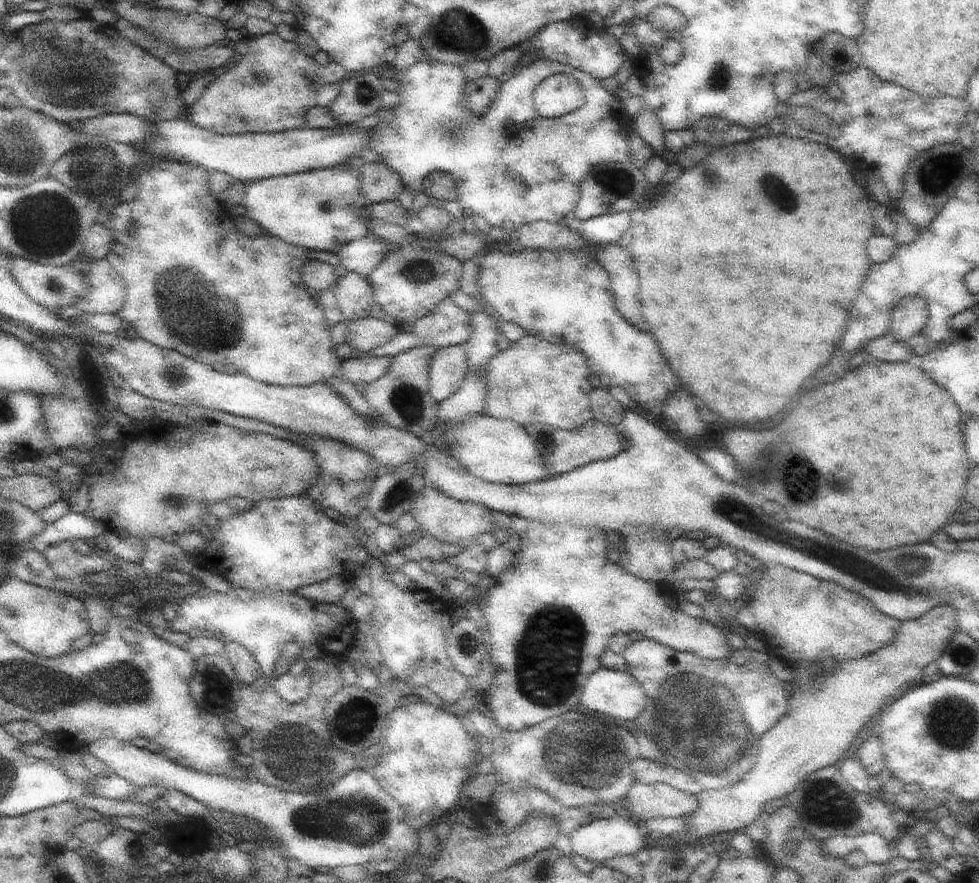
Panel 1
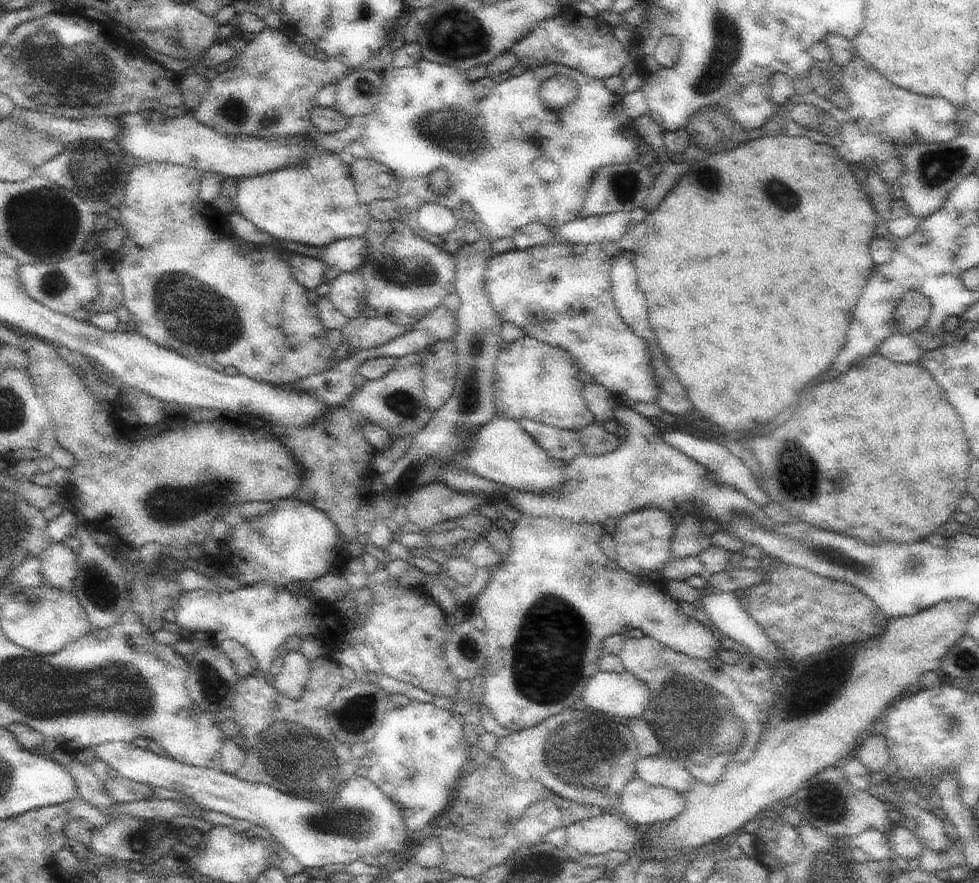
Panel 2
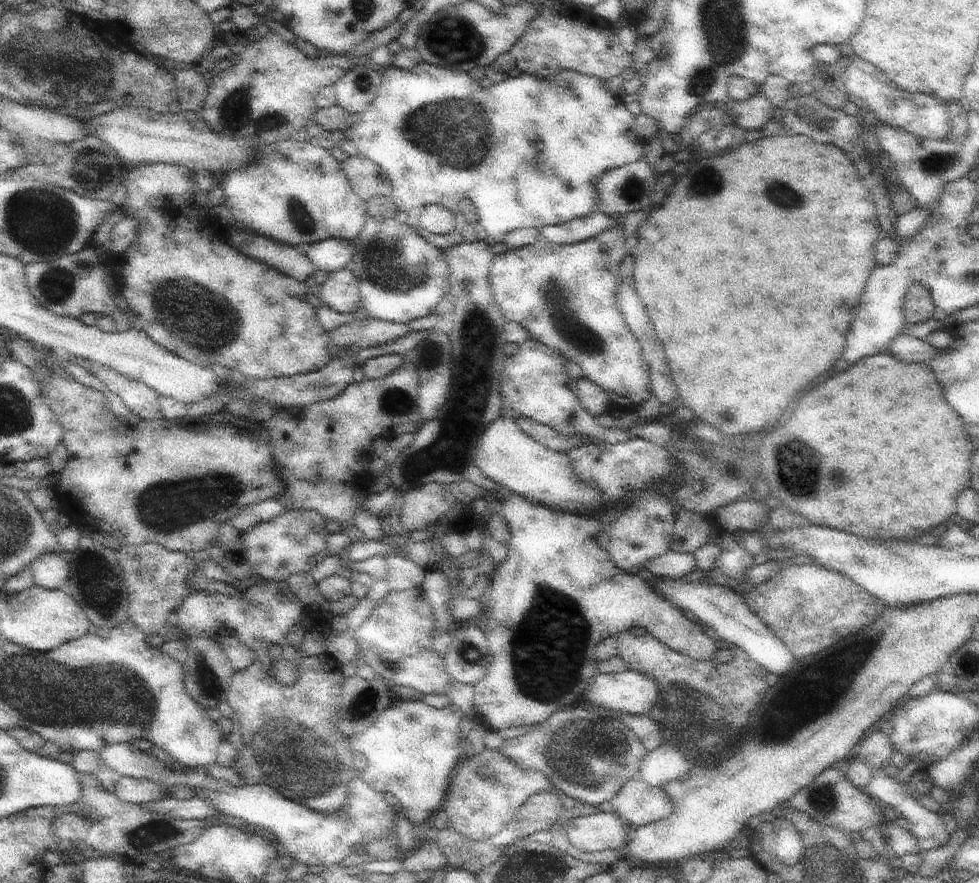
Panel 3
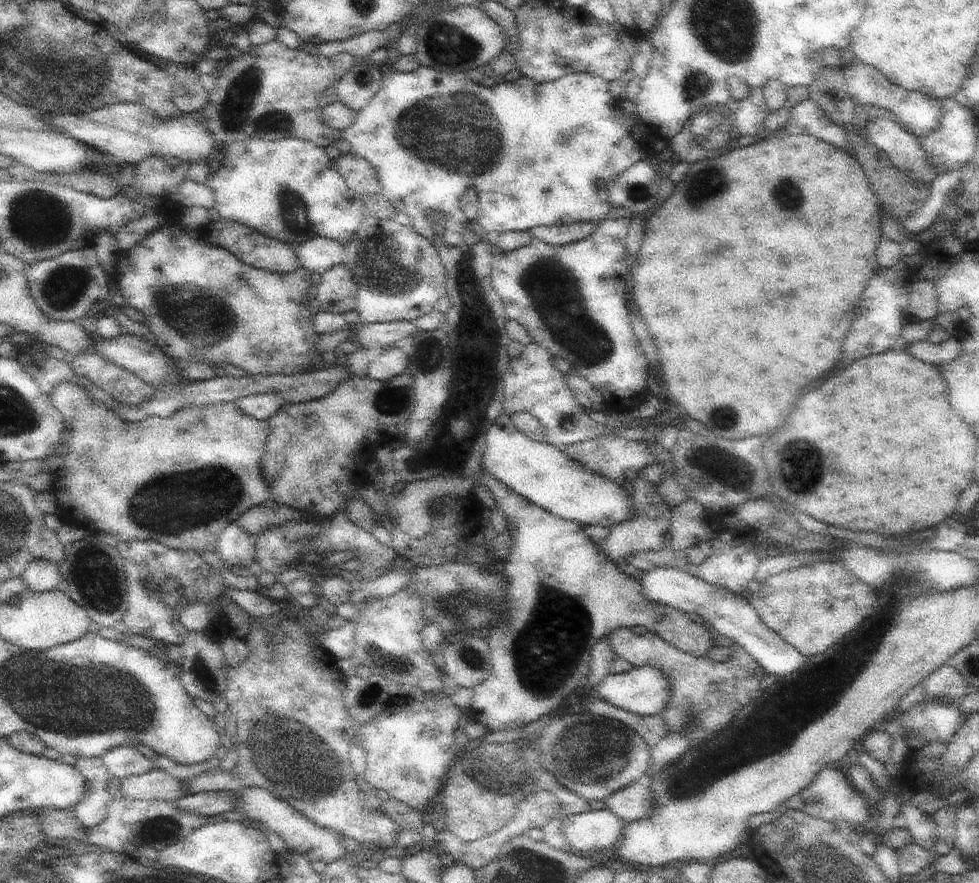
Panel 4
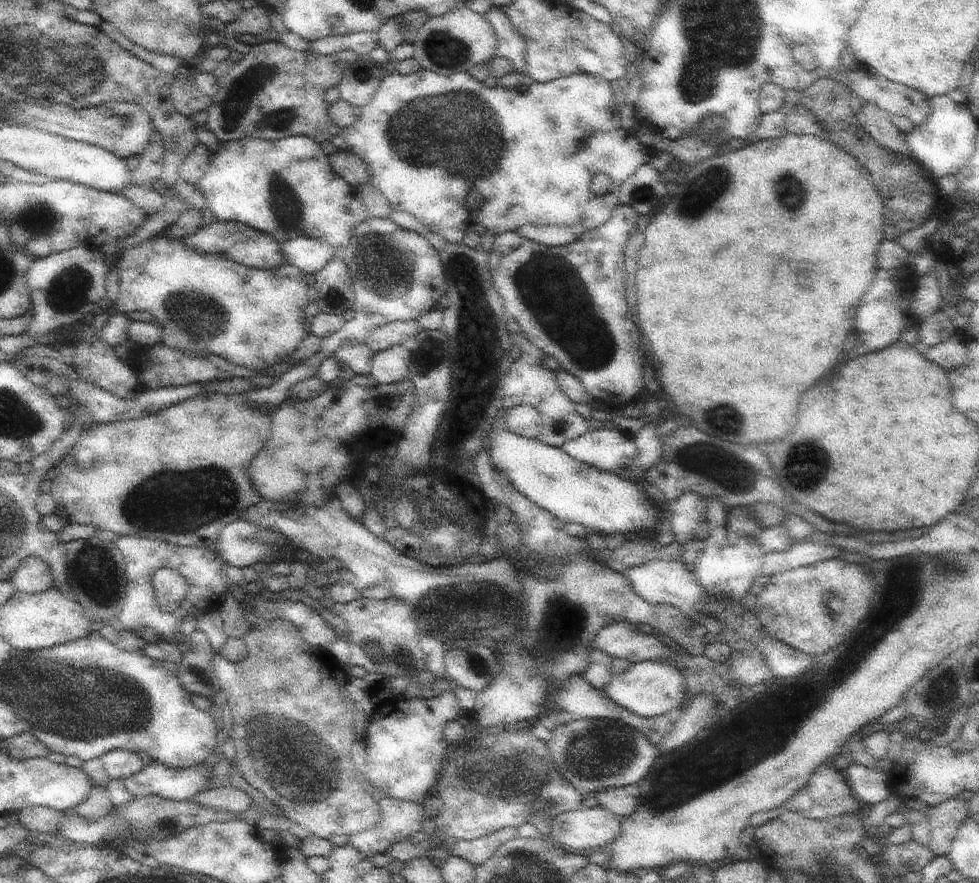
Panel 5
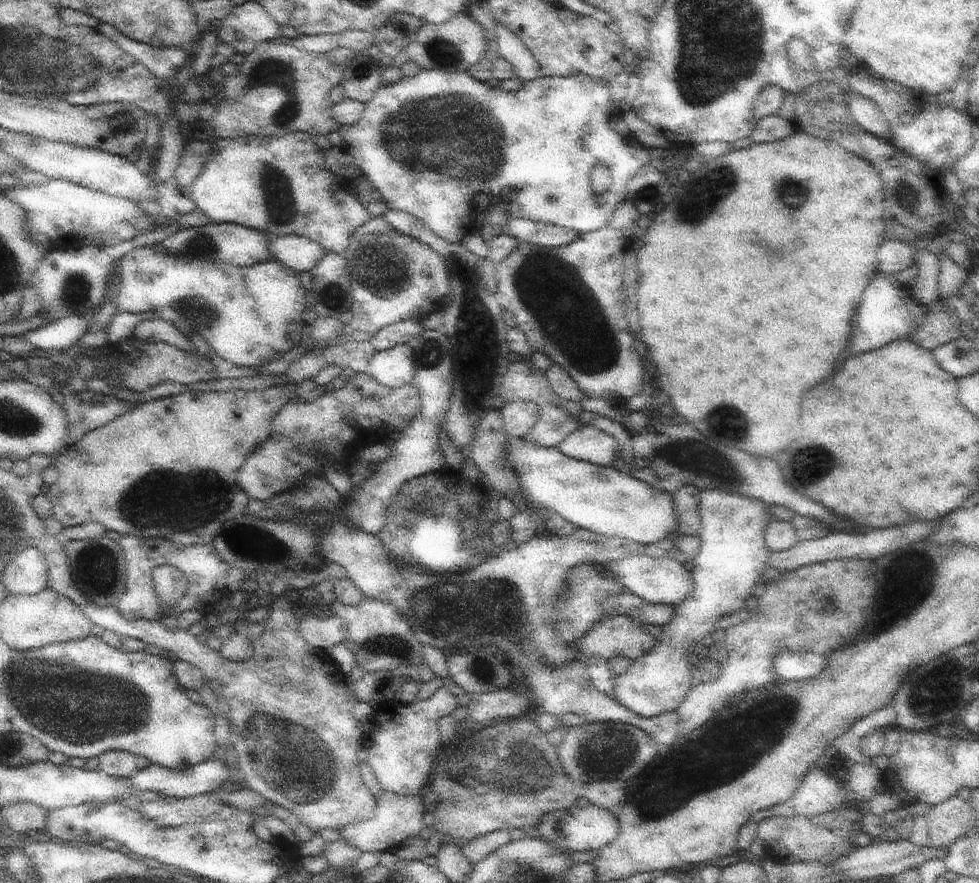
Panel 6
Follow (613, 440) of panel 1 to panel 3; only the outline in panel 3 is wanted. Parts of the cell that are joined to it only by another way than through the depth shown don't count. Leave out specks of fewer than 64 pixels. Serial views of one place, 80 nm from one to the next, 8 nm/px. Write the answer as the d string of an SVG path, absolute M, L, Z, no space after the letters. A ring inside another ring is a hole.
M520 416L516 418L519 428L530 438L535 439L536 442L550 448L550 450L556 450L556 452L562 452L568 455L568 452L576 446L582 446L591 442L590 438L564 438L562 434L558 434L558 430L550 428L540 422L536 422L532 418Z

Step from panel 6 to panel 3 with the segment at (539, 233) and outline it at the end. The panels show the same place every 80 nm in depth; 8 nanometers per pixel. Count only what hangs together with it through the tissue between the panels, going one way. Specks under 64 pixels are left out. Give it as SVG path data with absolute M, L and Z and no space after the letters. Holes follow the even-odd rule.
M598 211L586 218L578 218L562 225L541 227L538 232L548 242L558 245L573 244L596 238L602 230L612 228L614 224L618 226L618 222L622 220L616 220L616 215L609 216Z

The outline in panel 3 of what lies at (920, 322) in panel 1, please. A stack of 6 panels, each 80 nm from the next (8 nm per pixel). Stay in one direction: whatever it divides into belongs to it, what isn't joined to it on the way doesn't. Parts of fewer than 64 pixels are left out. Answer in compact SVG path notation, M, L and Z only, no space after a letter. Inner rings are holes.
M916 284L910 288L902 305L903 324L920 324L933 318L934 300L926 286Z

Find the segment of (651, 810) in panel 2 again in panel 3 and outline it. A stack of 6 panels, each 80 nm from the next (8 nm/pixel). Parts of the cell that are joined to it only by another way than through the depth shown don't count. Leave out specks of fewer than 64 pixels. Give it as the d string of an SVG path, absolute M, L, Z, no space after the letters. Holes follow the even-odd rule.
M635 777L618 792L612 806L626 824L645 826L672 814L674 804L664 788L650 786Z

